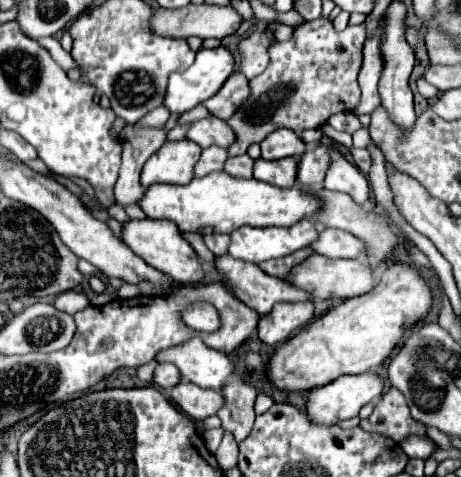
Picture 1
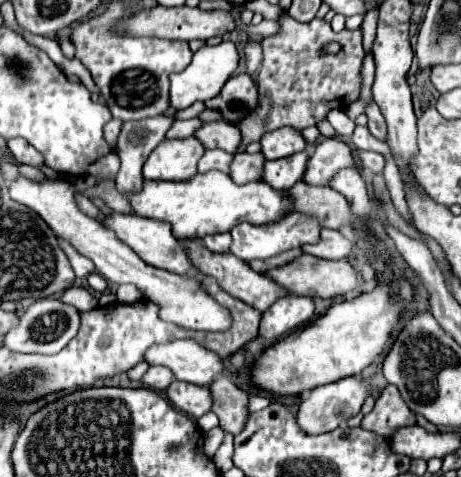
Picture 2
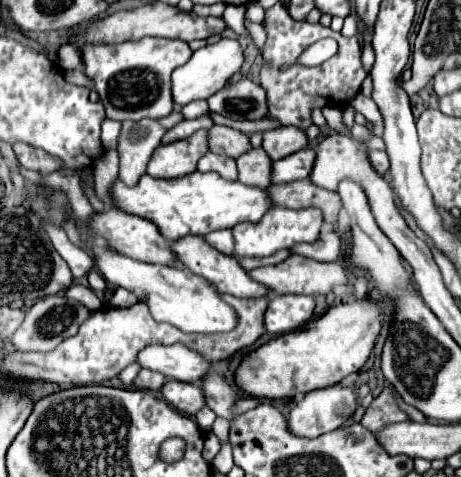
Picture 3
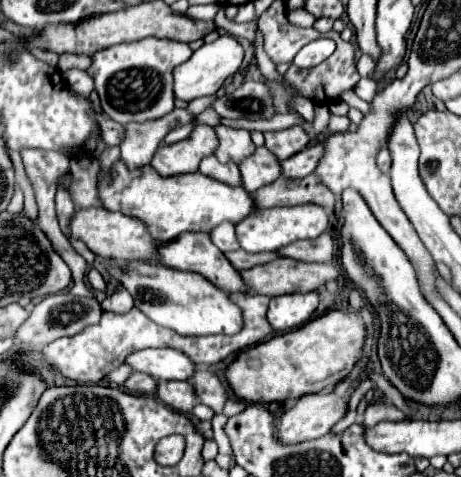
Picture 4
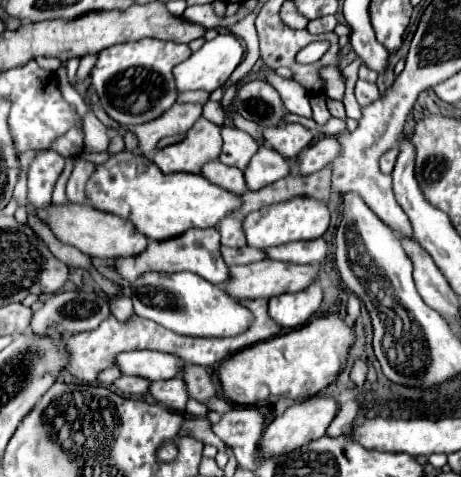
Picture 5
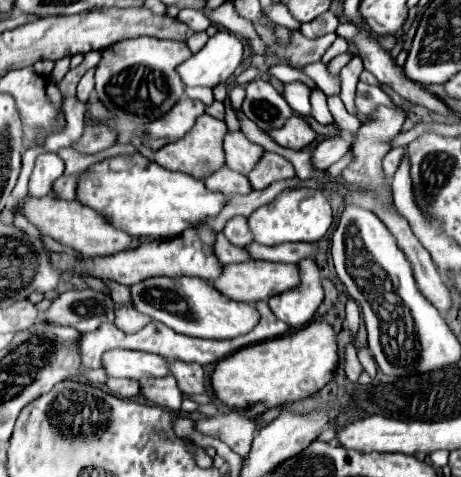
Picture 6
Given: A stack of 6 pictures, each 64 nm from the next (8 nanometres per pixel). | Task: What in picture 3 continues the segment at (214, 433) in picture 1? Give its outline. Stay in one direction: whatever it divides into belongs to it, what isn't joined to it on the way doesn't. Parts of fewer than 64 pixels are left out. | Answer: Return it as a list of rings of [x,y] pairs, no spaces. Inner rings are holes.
[[[210,432],[208,436],[206,436],[206,444],[204,444],[204,460],[212,460],[216,454],[218,454],[218,450],[220,450],[220,442],[218,442],[218,438]]]

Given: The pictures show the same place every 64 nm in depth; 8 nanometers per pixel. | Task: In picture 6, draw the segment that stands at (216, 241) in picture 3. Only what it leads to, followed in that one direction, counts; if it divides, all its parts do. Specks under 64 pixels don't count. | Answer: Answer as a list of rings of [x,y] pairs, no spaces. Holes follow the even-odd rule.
[[[236,216],[236,218],[228,220],[228,224],[224,226],[224,234],[236,246],[252,242],[252,230],[248,226],[248,218],[246,216]]]

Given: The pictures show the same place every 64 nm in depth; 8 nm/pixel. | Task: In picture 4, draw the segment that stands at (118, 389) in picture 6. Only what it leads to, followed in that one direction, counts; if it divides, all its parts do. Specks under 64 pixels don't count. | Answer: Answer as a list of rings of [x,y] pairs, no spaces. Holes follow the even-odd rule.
[[[134,372],[132,376],[128,376],[128,380],[124,382],[124,388],[128,392],[134,394],[154,394],[156,390],[156,380],[152,380],[152,376],[144,376],[140,372]]]

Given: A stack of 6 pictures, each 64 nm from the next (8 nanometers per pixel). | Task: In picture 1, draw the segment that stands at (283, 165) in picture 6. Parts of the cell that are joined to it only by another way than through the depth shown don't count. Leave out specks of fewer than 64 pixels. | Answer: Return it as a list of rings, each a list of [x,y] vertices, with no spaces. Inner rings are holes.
[[[248,154],[236,156],[236,158],[228,158],[224,170],[232,176],[232,178],[252,178],[252,168],[254,168],[254,158],[250,158]]]

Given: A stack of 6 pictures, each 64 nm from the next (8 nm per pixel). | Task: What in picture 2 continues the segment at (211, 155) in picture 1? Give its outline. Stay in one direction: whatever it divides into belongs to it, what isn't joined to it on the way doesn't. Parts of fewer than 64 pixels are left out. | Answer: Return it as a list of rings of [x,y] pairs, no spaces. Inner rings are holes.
[[[206,150],[204,156],[198,162],[198,172],[208,172],[208,170],[220,170],[224,174],[230,174],[230,162],[232,154],[222,152],[222,150]]]

